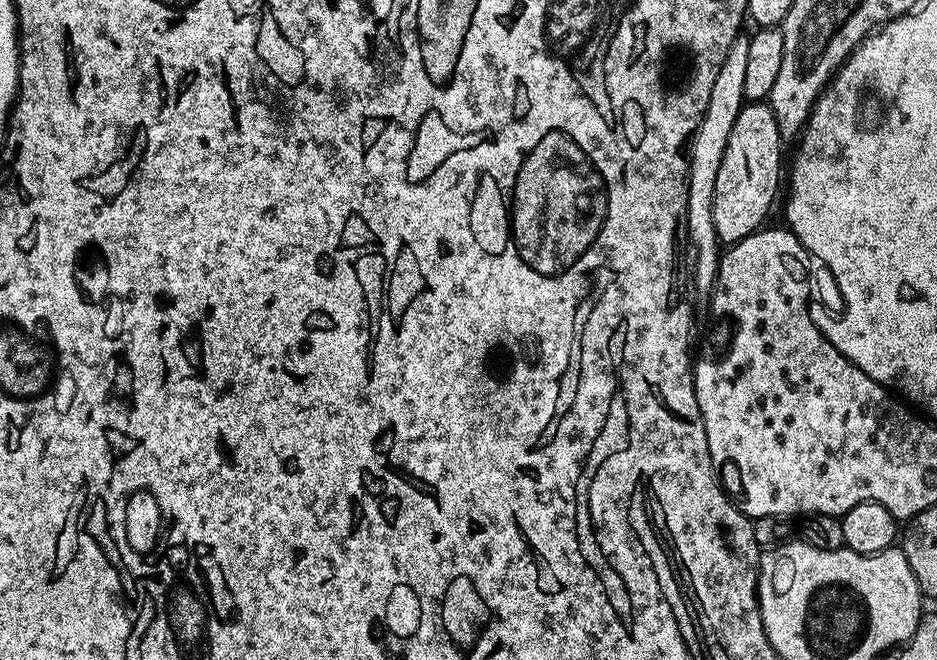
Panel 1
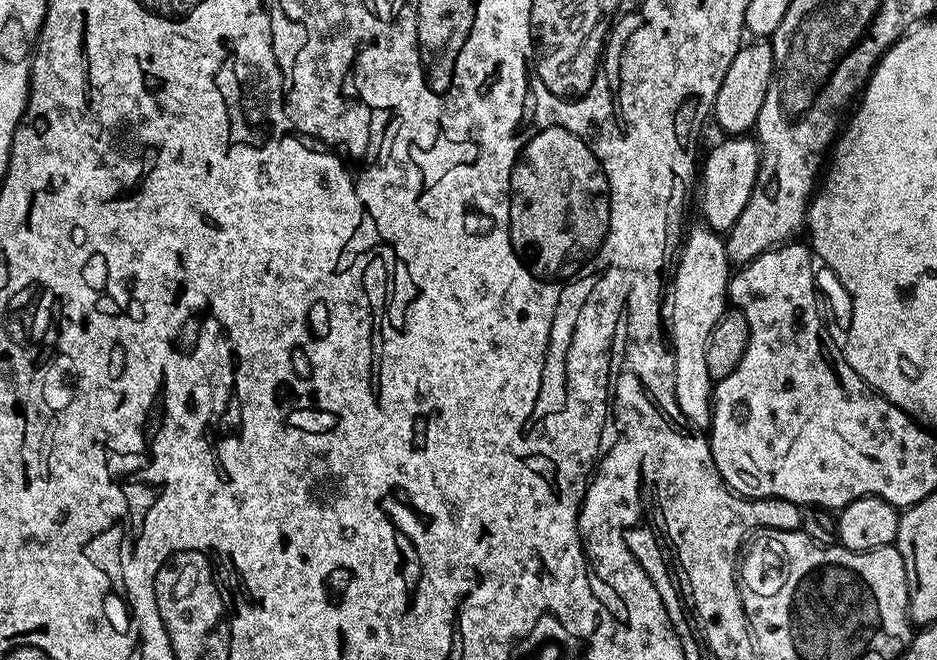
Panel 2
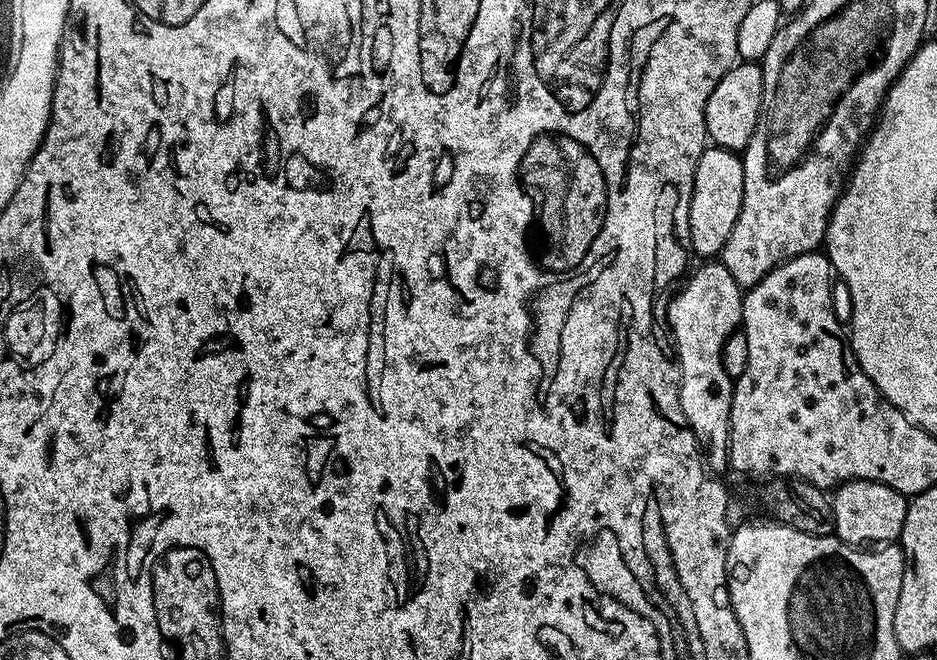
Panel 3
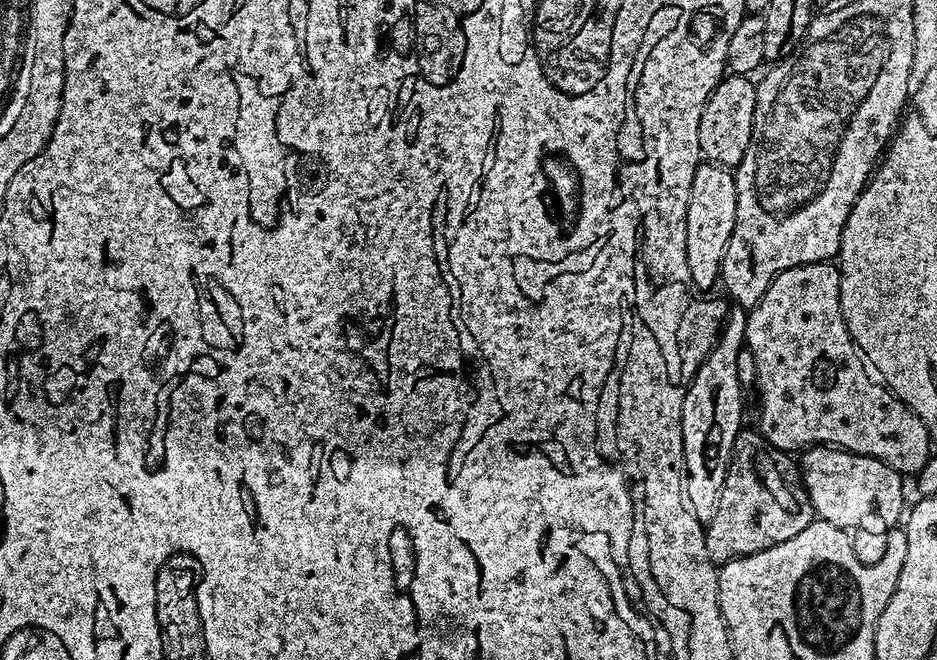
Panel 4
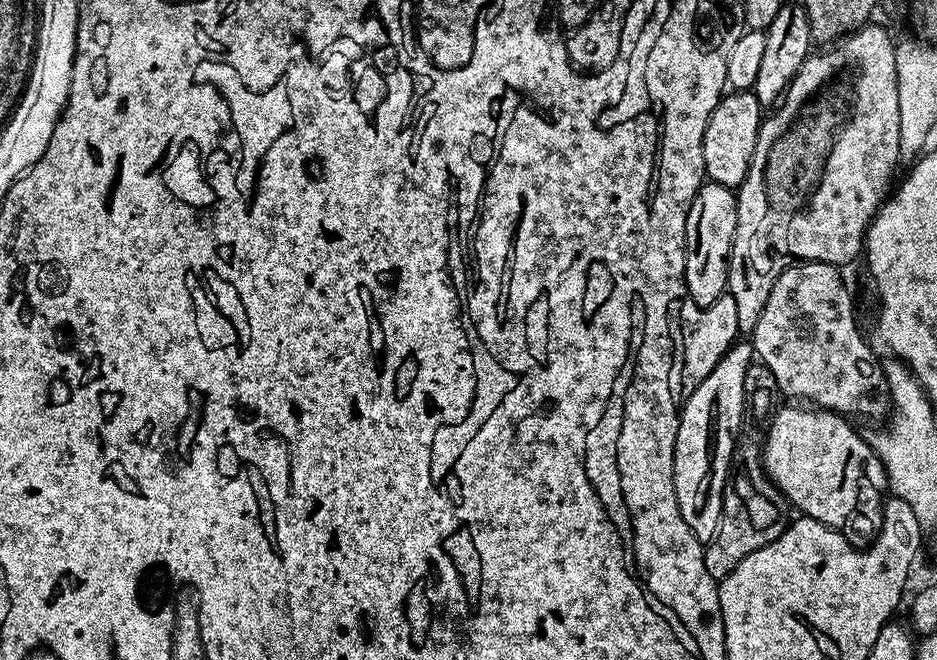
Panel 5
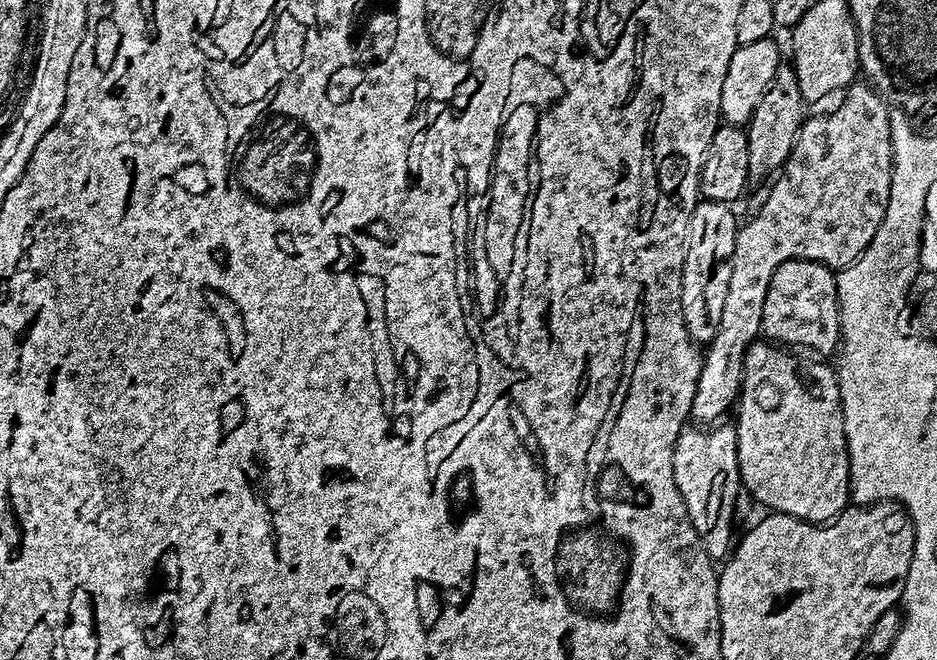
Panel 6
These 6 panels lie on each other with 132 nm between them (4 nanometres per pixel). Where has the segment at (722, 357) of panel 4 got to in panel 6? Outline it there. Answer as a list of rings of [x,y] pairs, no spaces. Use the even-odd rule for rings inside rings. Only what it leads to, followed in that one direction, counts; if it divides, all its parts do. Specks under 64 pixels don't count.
[[[726,423],[711,430],[700,426],[685,427],[677,435],[674,449],[676,485],[690,514],[690,522],[713,562],[723,561],[734,547],[732,515],[736,512],[736,495],[742,492],[740,463],[736,453],[736,430],[731,423]]]

